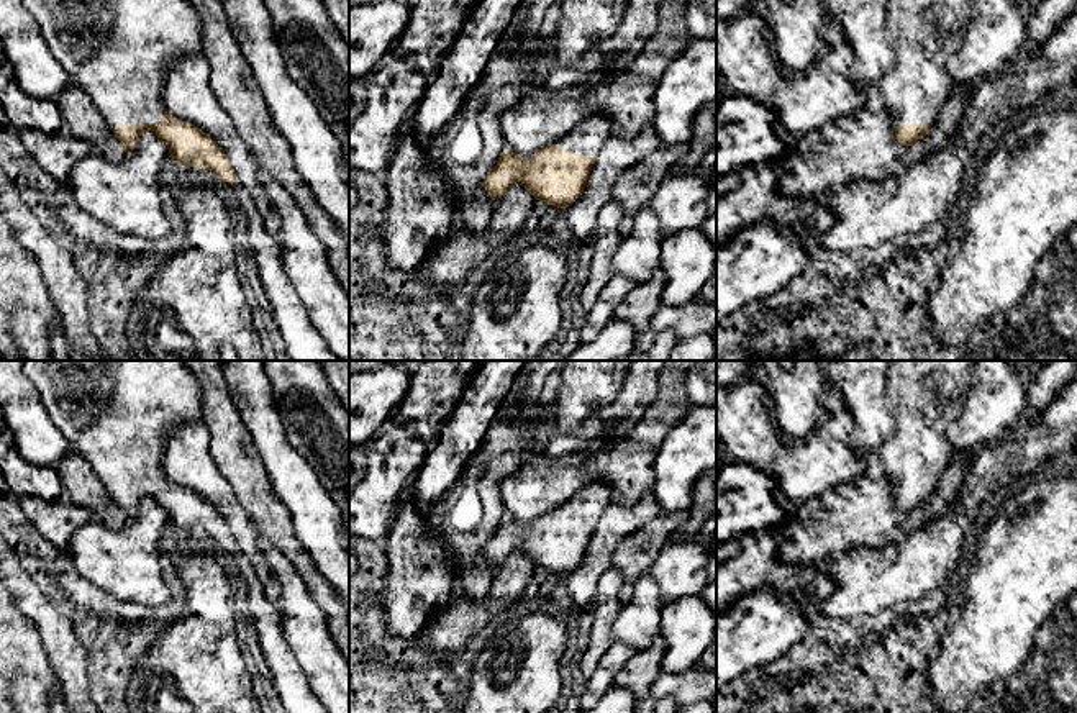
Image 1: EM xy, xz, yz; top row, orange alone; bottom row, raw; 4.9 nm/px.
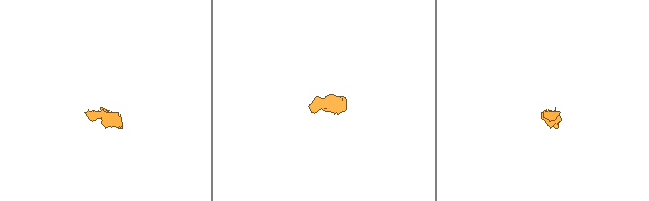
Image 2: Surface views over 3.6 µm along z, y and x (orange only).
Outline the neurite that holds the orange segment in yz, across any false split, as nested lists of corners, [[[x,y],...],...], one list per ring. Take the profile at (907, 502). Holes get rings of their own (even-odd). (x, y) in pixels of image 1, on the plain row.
[[[890,361],[887,369],[887,408],[895,433],[877,452],[877,474],[893,490],[902,513],[913,513],[936,490],[952,457],[947,428],[961,415],[972,387],[975,361]]]

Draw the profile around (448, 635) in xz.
[[[510,554],[502,565],[493,567],[493,580],[484,598],[454,593],[448,610],[421,629],[421,646],[439,656],[459,656],[498,613],[531,592],[533,570],[534,564],[525,554]]]

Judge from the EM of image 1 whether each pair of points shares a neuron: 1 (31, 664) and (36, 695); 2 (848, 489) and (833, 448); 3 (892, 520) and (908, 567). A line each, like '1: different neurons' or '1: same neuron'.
1: same neuron
2: different neurons
3: different neurons

